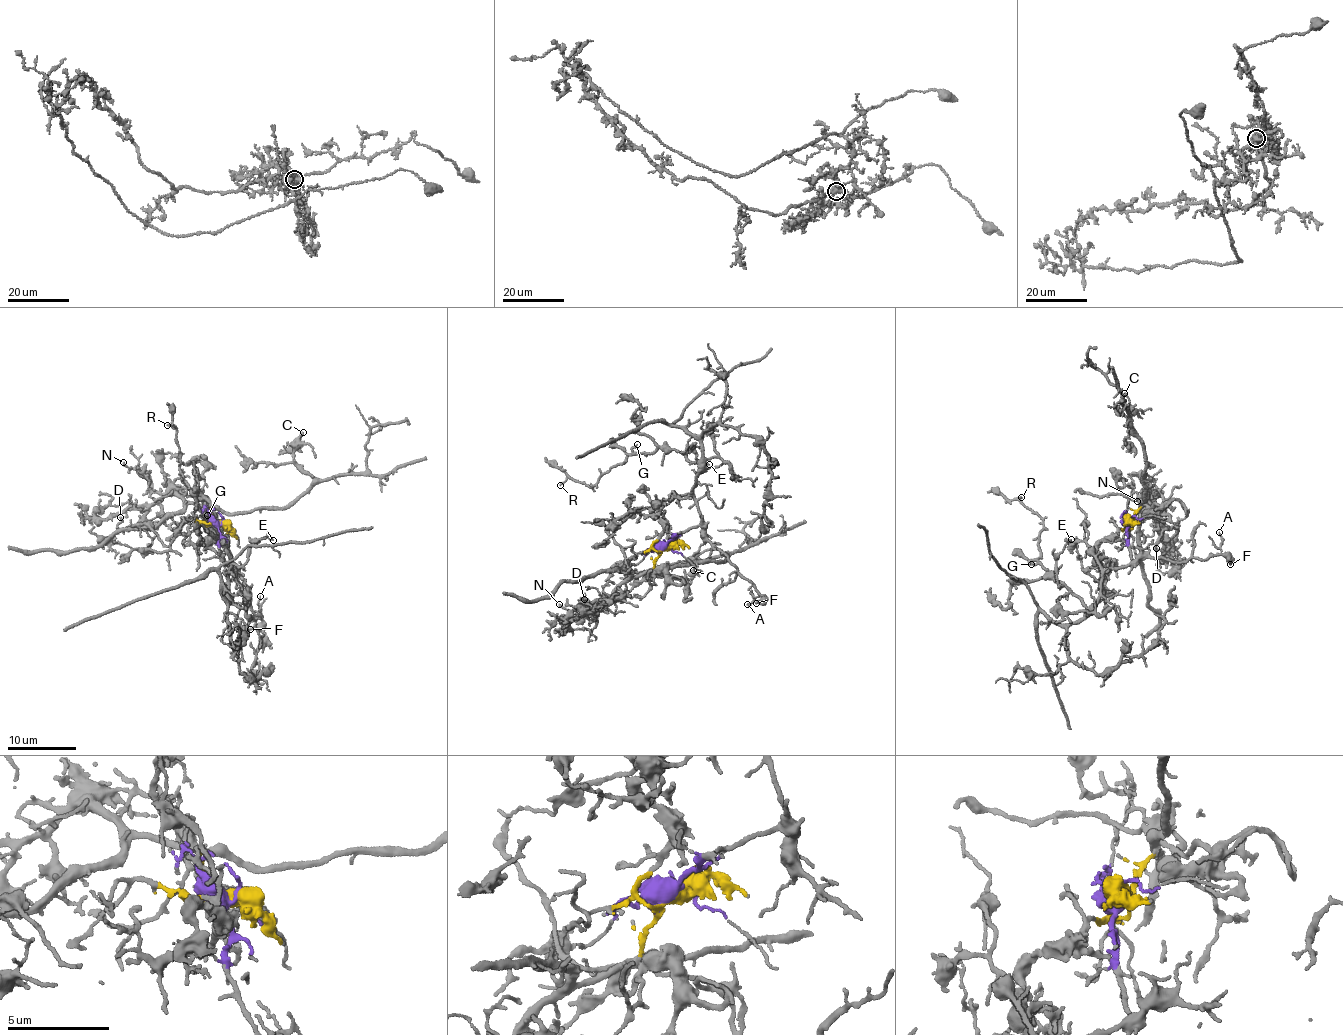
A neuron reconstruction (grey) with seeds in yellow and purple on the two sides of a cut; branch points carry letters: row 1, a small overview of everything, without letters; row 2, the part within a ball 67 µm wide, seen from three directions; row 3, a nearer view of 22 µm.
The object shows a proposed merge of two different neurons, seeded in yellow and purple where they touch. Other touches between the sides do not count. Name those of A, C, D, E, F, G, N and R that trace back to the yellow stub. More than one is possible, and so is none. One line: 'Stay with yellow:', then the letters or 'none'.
Stay with yellow: C, D, N

